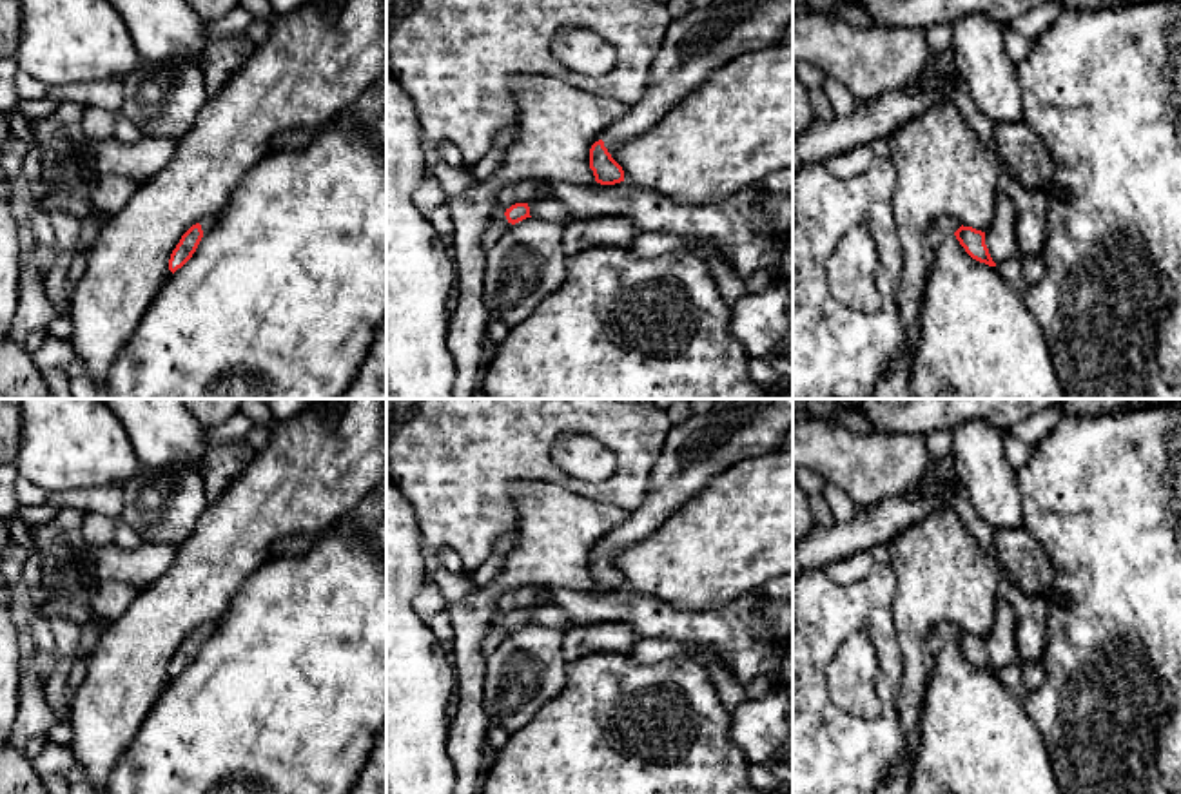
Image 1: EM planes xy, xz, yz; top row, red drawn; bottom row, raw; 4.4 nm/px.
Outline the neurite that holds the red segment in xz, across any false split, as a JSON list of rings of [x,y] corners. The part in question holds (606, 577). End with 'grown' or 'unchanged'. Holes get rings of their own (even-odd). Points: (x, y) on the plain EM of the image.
[[[717,399],[706,415],[691,415],[686,422],[673,424],[664,448],[649,473],[648,497],[630,518],[600,538],[590,555],[590,575],[600,591],[624,587],[622,573],[611,557],[651,537],[678,508],[700,493],[713,477],[731,466],[780,450],[793,428],[793,399]]]; grown

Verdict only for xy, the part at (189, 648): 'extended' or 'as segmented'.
extended

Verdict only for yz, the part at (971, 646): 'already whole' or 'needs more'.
needs more

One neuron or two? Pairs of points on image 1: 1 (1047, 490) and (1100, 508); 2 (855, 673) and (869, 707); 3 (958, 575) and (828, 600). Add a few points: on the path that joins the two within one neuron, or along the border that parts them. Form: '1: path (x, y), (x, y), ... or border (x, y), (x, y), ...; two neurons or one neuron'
1: path (1060, 490), (1080, 490), (1087, 495); one neuron
2: path (855, 682), (855, 693), (860, 698); one neuron
3: border (889, 562), (897, 579), (893, 622), (898, 629); two neurons

